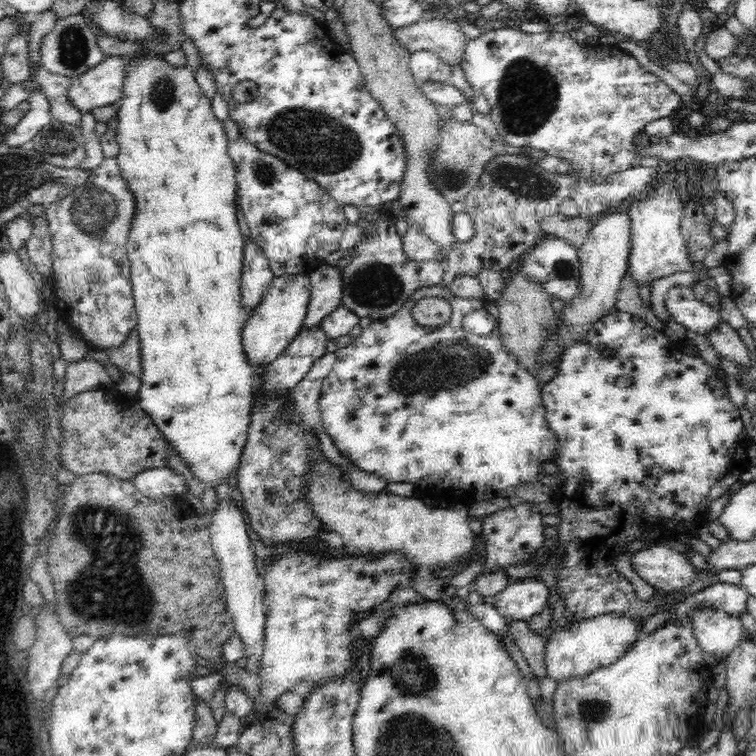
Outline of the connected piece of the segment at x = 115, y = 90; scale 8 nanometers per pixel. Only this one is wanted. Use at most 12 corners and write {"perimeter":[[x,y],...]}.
{"perimeter":[[109,56],[73,78],[67,95],[85,115],[116,103],[126,57]]}

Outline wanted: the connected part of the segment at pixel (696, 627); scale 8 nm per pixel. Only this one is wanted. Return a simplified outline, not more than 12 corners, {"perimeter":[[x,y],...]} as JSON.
{"perimeter":[[700,608],[689,618],[700,649],[720,660],[744,640],[738,616]]}

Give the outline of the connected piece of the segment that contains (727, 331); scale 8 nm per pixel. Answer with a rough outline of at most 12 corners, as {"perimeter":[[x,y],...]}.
{"perimeter":[[722,319],[706,336],[722,359],[749,367],[750,352]]}

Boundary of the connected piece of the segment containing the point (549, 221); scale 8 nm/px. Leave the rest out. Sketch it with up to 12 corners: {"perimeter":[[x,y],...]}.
{"perimeter":[[582,215],[543,218],[544,232],[580,248],[593,224]]}

